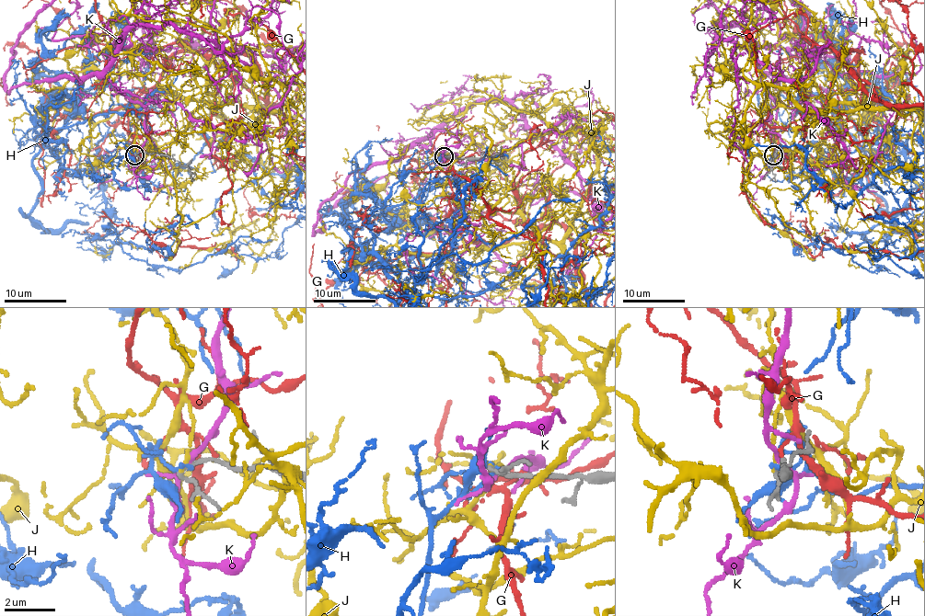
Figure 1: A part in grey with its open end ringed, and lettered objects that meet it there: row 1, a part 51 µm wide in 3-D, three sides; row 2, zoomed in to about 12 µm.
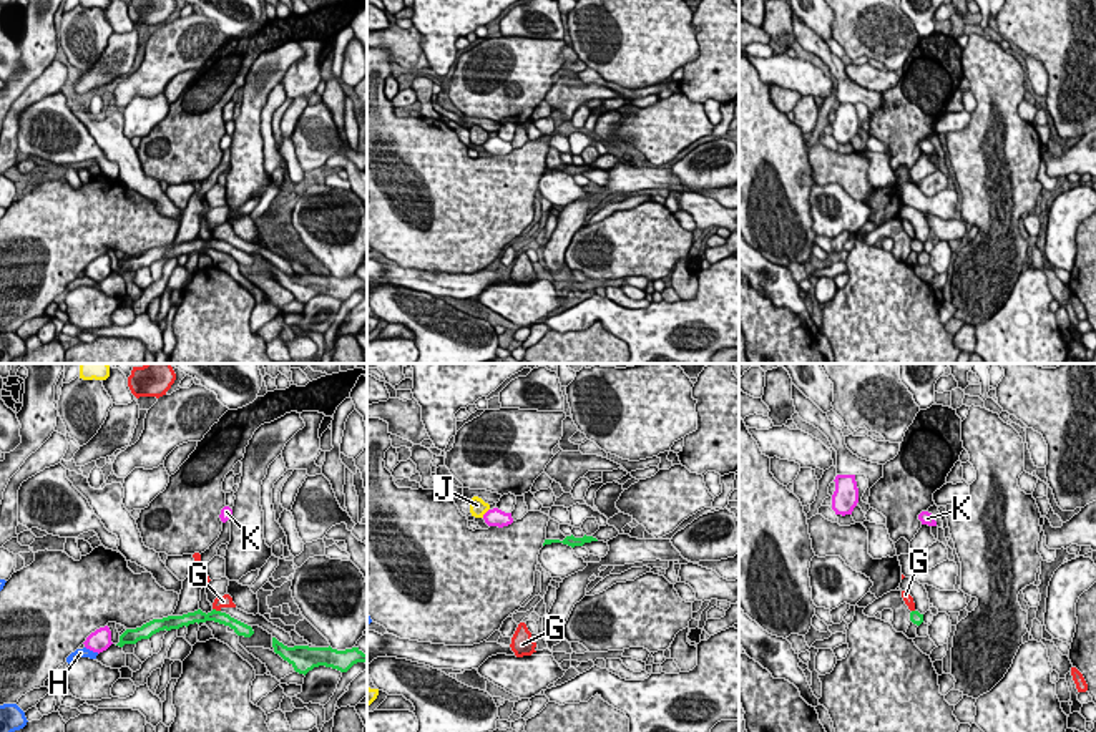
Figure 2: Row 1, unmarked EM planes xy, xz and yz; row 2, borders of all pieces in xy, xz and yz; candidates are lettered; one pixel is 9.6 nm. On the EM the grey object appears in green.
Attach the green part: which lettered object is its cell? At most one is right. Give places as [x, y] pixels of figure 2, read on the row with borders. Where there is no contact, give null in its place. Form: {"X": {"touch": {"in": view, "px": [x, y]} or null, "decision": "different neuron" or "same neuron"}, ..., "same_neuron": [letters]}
{"G": {"touch": {"in": "xy", "px": [215, 610]}, "decision": "different neuron"}, "H": {"touch": null, "decision": "different neuron"}, "J": {"touch": null, "decision": "different neuron"}, "K": {"touch": null, "decision": "different neuron"}, "same_neuron": []}

